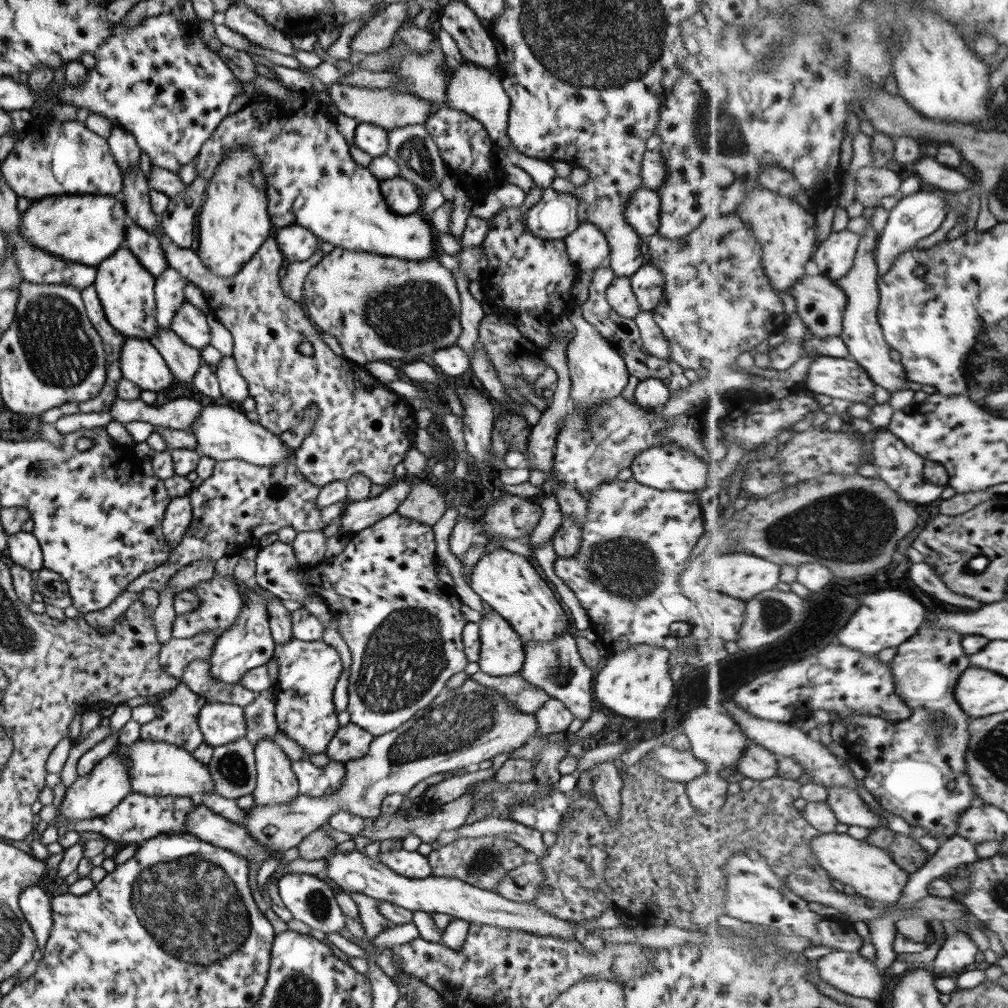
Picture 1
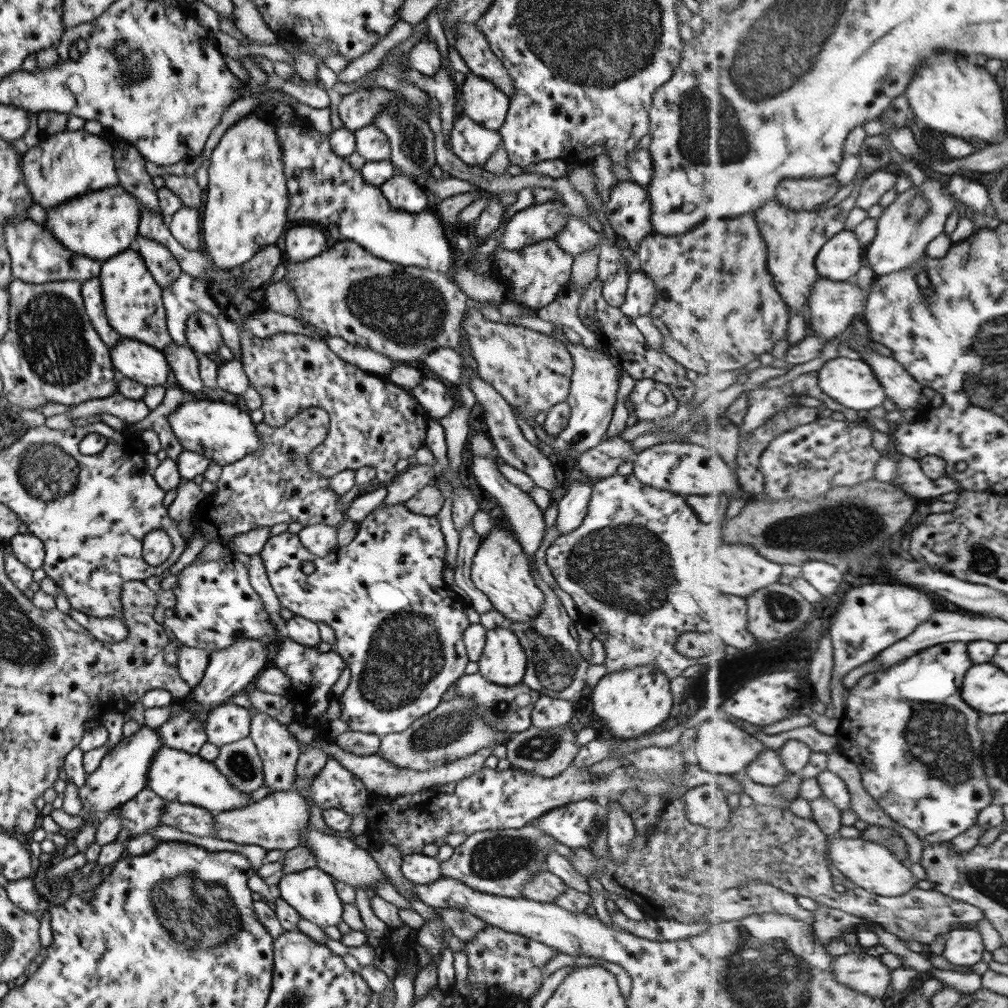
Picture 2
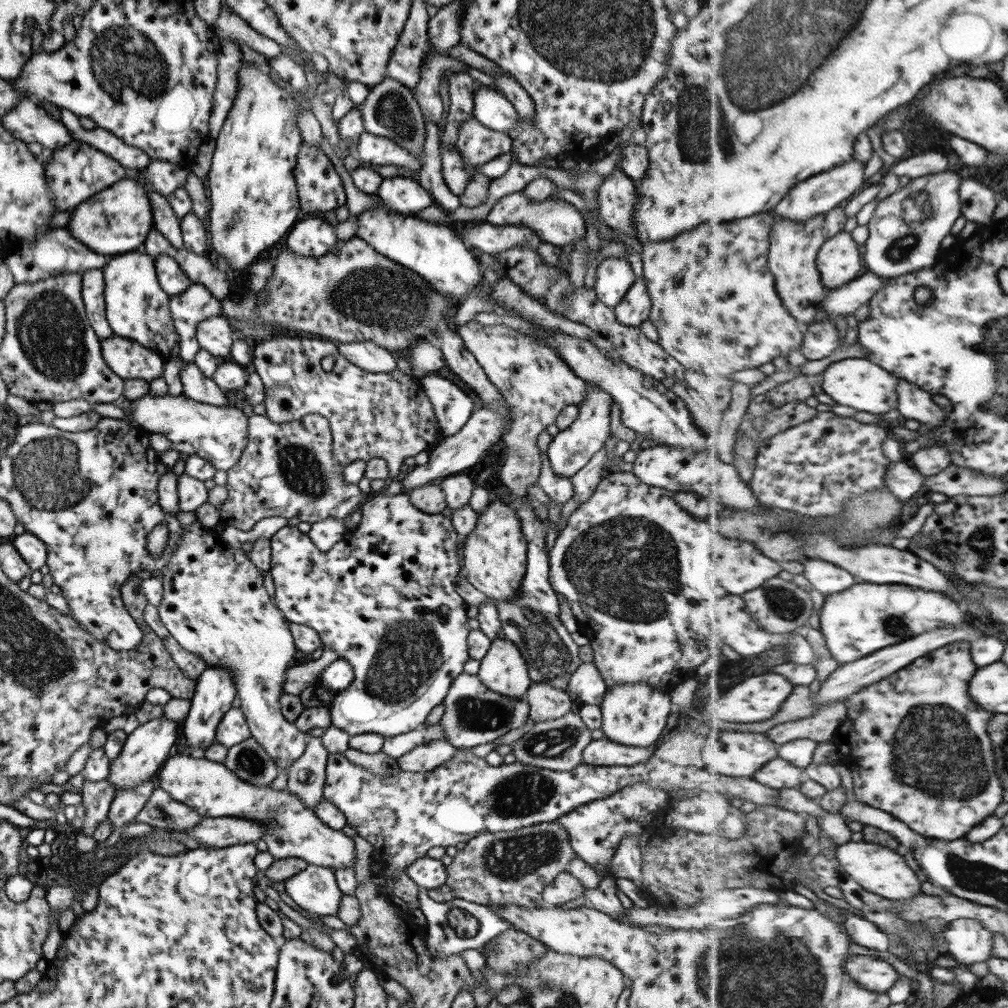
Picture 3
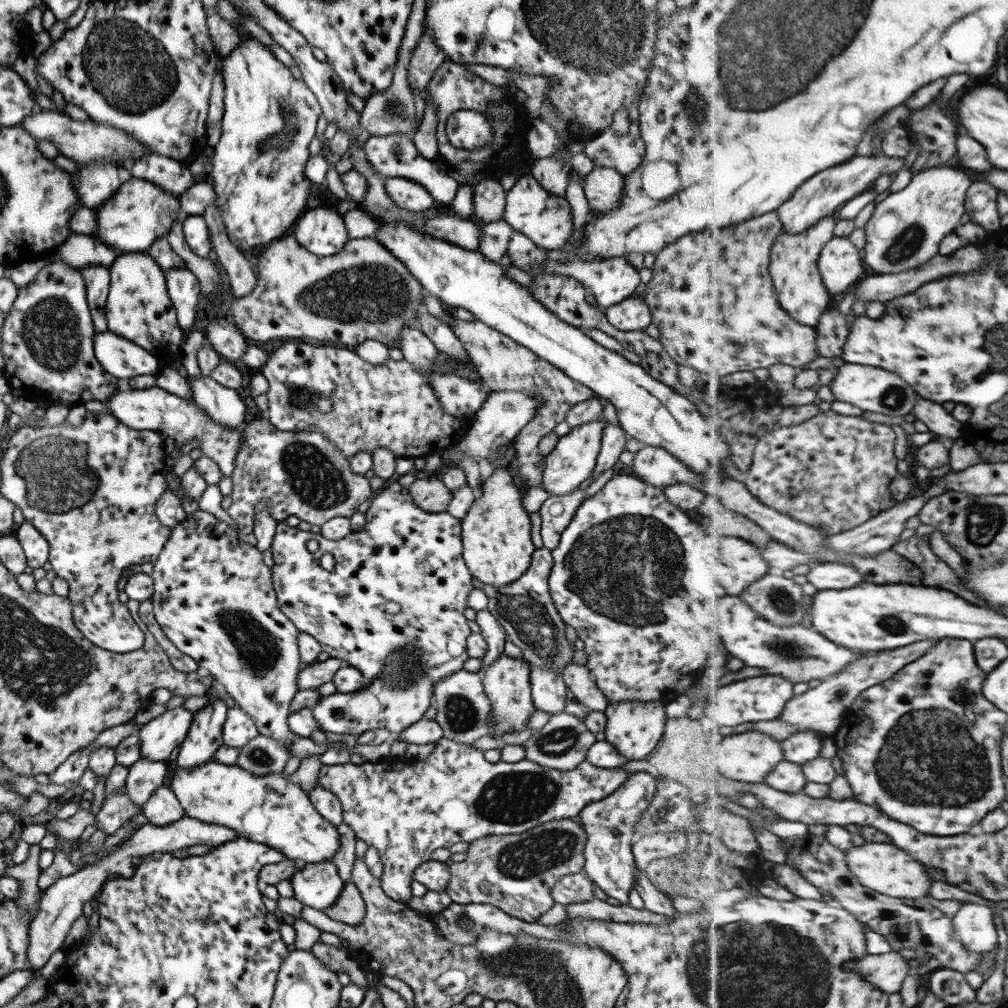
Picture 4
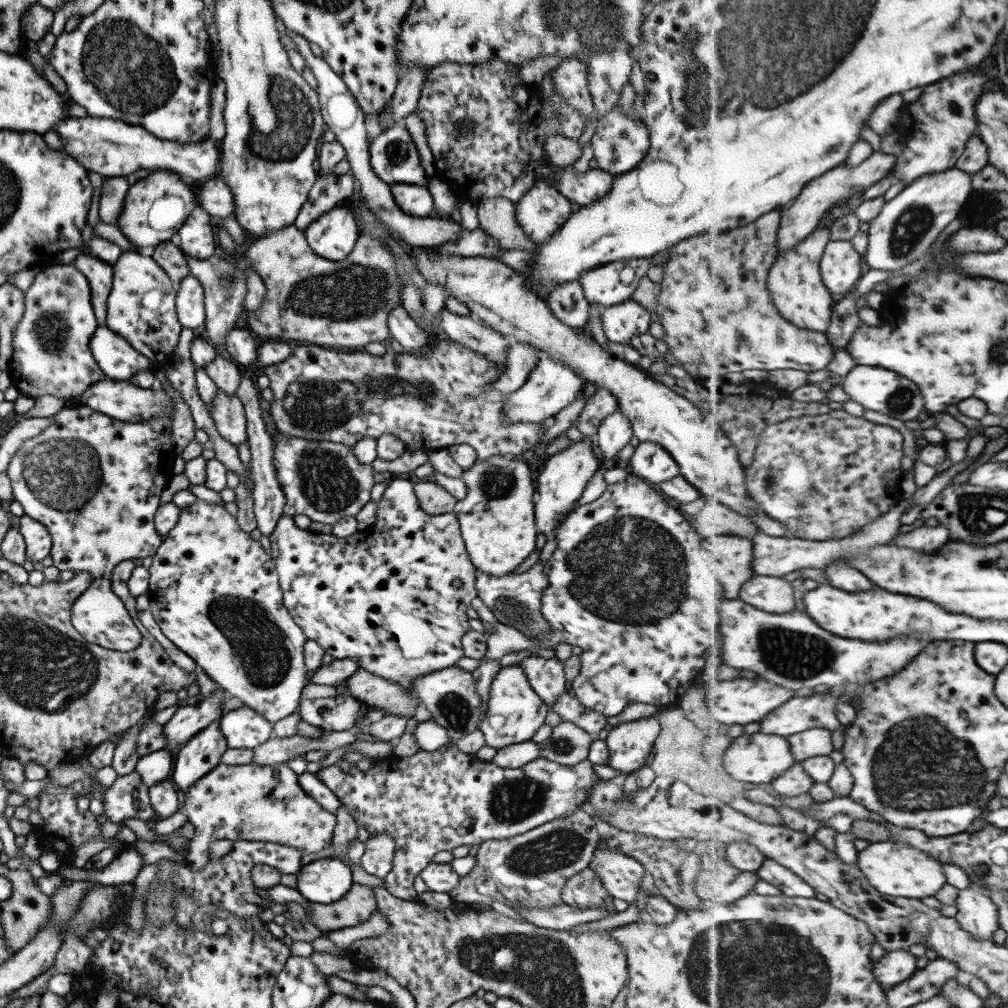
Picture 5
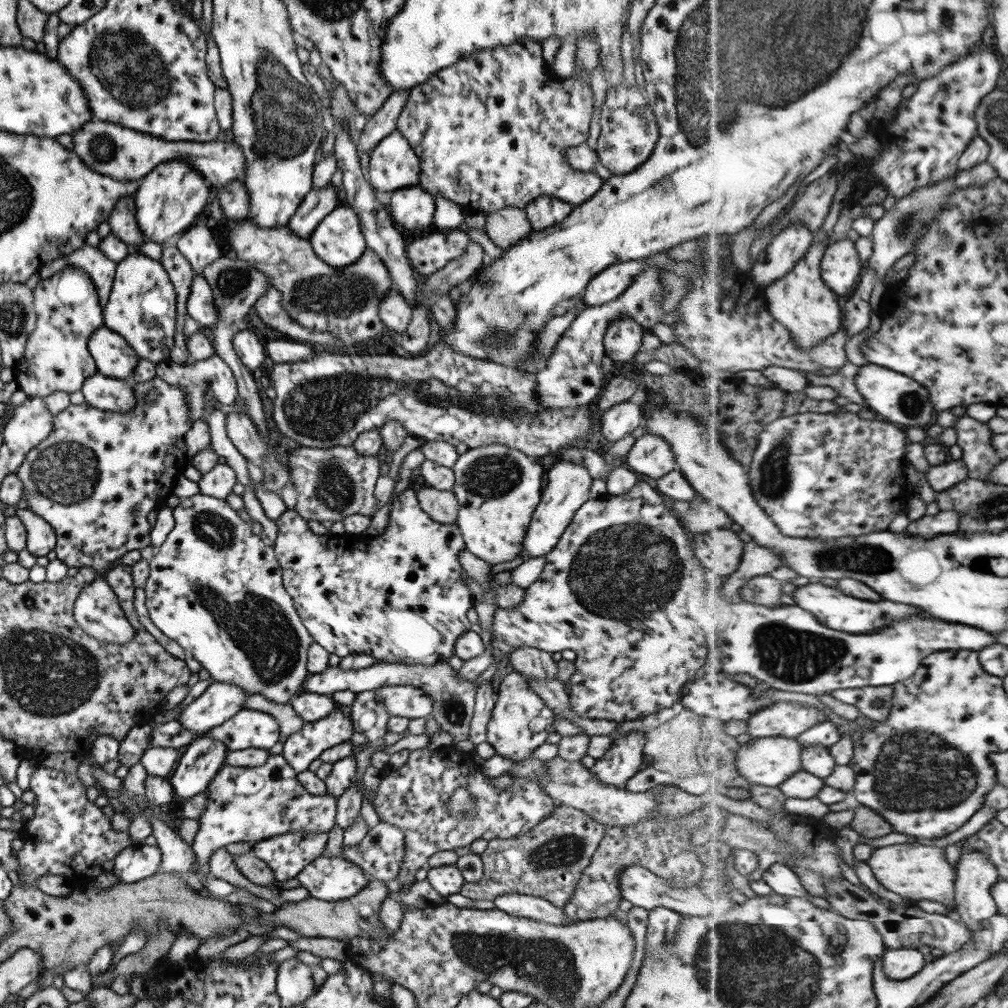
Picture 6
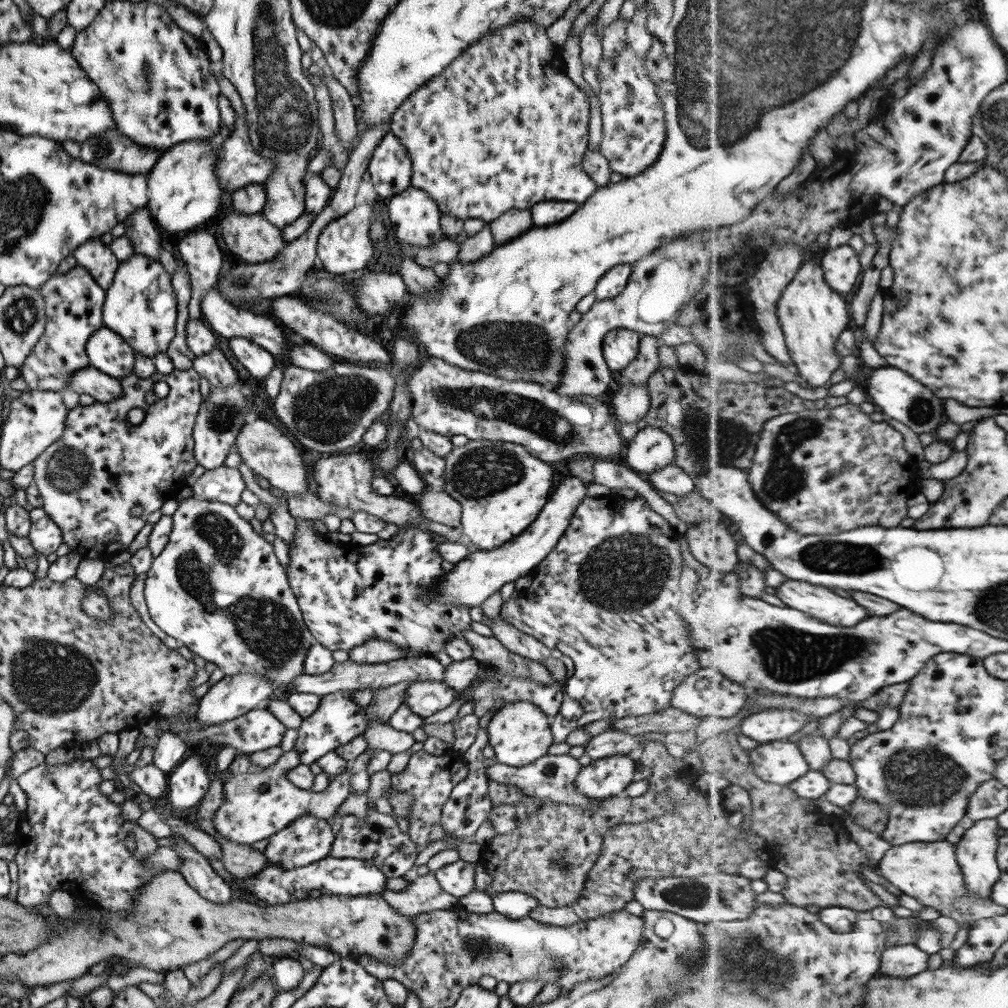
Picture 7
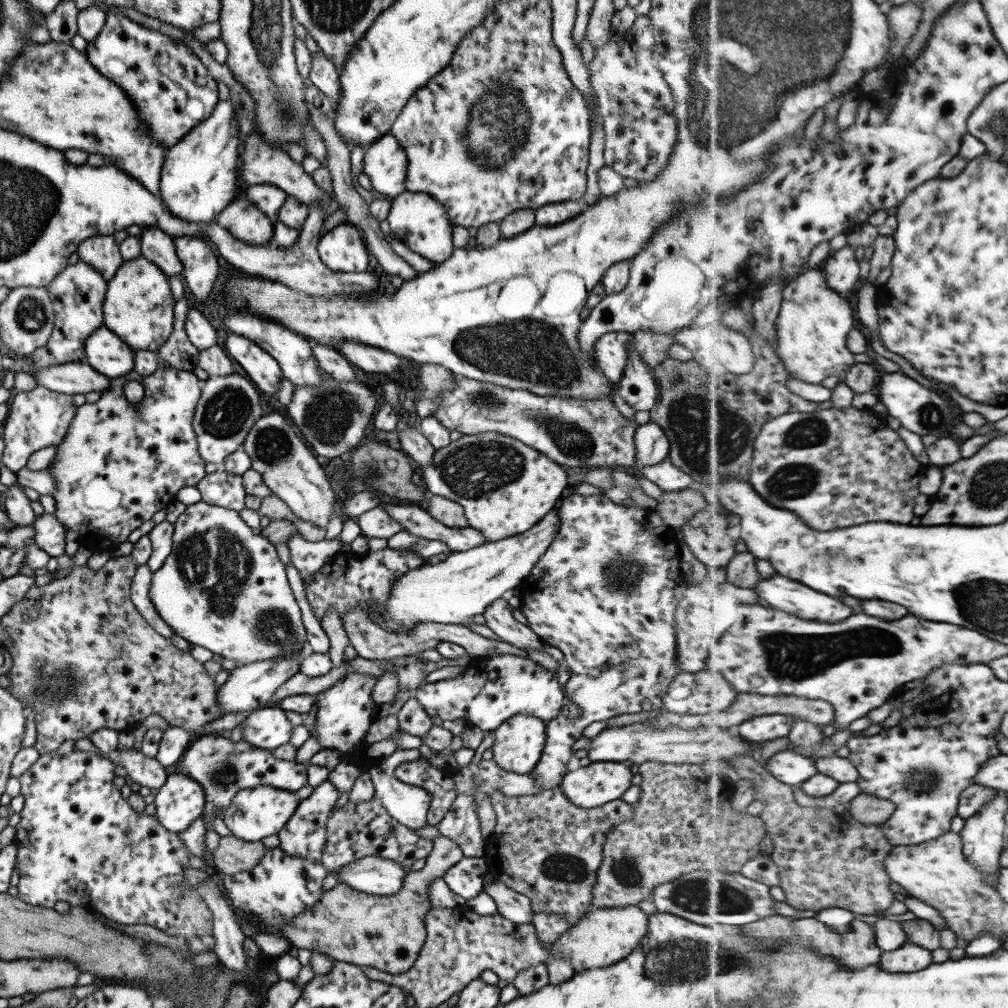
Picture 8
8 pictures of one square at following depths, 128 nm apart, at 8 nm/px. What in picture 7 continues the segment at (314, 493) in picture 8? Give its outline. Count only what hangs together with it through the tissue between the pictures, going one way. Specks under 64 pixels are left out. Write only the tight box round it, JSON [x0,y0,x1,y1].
[234,418,309,497]

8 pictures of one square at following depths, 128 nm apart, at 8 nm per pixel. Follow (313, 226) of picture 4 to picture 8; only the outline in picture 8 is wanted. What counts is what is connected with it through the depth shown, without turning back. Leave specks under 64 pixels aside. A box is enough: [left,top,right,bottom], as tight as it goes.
[316,191,453,272]

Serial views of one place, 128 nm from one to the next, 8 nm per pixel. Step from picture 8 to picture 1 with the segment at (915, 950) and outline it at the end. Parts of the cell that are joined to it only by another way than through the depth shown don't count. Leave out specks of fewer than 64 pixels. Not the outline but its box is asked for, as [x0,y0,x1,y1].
[816,951,887,1001]

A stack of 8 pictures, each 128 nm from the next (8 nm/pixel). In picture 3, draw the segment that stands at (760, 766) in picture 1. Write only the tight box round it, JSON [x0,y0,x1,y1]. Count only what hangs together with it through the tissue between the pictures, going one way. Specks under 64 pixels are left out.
[753,756,801,790]

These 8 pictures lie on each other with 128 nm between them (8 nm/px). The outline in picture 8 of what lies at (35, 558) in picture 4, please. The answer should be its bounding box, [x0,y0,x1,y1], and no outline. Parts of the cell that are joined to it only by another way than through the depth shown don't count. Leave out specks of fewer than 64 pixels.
[32,512,65,557]

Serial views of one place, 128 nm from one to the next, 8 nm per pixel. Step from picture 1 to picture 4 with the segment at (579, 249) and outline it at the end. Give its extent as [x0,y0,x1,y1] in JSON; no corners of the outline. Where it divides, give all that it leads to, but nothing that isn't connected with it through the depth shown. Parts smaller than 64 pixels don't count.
[502,174,572,249]

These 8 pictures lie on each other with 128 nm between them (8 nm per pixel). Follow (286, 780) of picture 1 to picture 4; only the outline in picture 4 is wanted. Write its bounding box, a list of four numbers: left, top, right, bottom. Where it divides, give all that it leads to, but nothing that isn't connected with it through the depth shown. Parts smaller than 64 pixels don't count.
[149,509,333,759]

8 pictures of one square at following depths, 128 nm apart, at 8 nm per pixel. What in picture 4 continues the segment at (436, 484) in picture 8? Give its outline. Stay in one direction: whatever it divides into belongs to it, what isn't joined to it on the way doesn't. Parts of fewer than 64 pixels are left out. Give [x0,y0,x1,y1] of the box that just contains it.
[460,468,536,587]

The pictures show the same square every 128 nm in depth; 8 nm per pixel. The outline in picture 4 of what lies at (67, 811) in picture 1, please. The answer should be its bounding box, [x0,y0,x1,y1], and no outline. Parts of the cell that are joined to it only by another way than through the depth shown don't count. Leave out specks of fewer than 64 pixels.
[138,708,192,761]

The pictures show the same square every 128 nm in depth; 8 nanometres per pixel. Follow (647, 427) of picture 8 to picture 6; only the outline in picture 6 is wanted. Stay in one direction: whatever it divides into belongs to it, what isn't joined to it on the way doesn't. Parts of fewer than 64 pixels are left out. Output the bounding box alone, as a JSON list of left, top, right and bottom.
[624,434,676,482]

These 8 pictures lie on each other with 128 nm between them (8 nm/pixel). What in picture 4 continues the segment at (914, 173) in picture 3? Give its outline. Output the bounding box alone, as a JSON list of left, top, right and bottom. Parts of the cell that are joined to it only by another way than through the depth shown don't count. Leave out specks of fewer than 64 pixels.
[777,154,905,234]

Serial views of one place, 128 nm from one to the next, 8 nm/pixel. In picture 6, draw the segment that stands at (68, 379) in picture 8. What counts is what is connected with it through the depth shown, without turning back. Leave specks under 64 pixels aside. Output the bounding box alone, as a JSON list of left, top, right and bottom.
[80,372,136,412]

